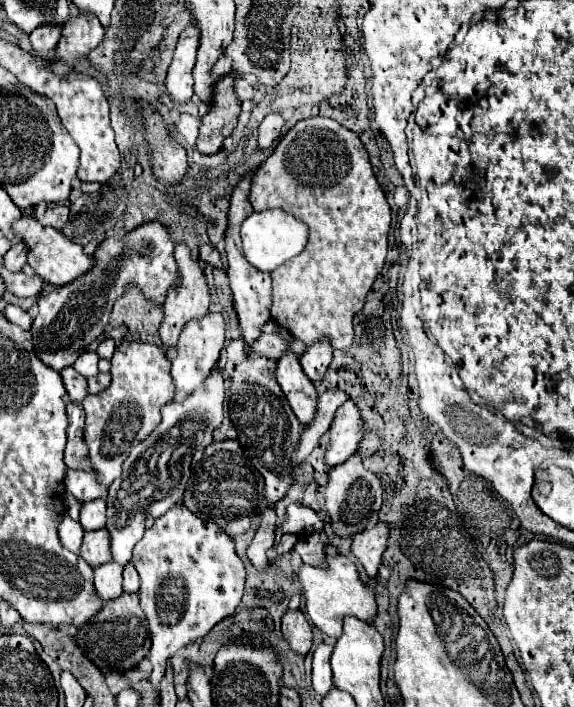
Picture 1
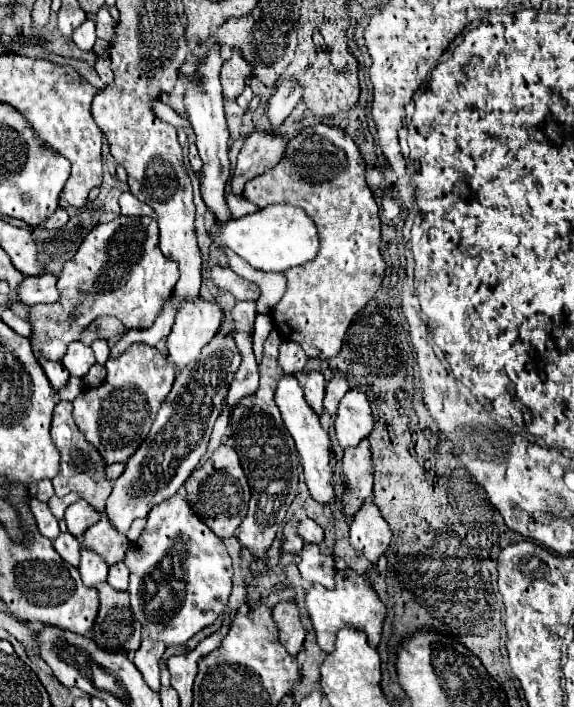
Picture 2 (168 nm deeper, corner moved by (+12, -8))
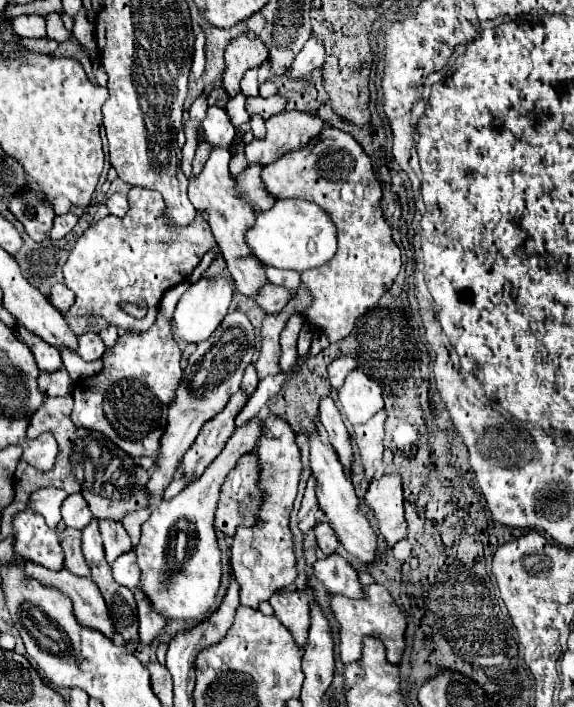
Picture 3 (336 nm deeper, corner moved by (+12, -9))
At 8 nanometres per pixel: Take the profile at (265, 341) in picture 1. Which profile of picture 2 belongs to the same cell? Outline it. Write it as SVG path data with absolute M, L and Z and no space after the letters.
M284 340L280 346L280 358L278 360L280 360L280 366L286 374L296 374L296 372L304 370L308 356L302 352L300 344Z

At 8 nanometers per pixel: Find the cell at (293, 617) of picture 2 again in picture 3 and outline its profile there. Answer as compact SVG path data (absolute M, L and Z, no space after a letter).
M282 591L270 597L270 605L280 623L286 625L298 647L306 645L310 627L310 599L300 591Z

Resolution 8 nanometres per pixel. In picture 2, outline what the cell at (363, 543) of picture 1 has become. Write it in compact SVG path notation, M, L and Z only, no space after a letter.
M366 502L364 508L354 516L350 526L350 542L354 548L364 552L370 562L378 562L380 554L384 554L390 546L392 530L388 522L382 518L378 506L374 502Z

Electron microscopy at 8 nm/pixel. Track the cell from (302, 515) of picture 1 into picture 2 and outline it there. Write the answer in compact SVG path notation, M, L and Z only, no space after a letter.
M302 518L300 520L298 532L304 538L304 542L308 542L308 544L320 544L320 542L324 542L324 530L322 530L322 526L318 522L310 520L310 518Z

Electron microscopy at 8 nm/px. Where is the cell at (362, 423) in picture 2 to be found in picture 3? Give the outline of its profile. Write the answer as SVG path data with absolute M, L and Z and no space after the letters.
M360 369L346 377L342 389L338 389L338 397L344 415L352 425L362 425L380 409L384 409L380 385L368 379L368 375Z

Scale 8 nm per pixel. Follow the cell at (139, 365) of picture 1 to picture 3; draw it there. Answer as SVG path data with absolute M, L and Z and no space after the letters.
M160 313L148 333L126 333L104 353L104 369L98 375L78 379L72 409L76 427L100 431L130 457L156 453L160 433L164 433L164 413L172 401L172 389L182 377L182 351L172 337L168 319Z

